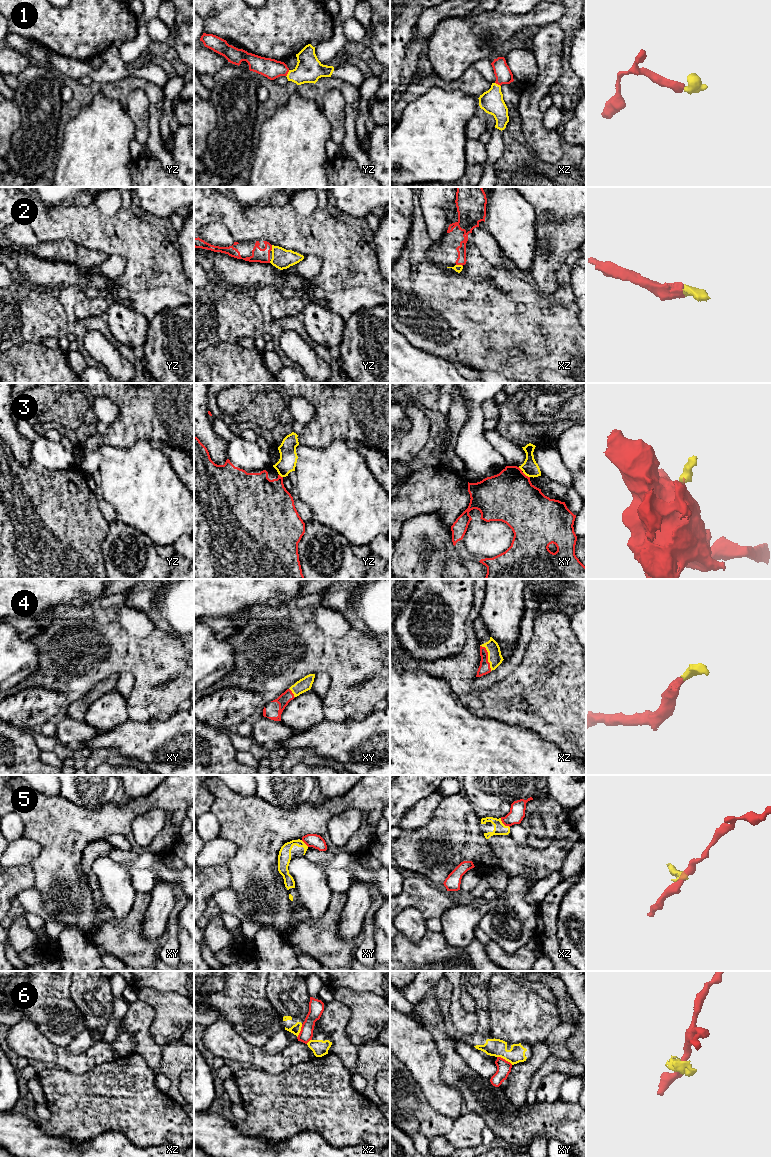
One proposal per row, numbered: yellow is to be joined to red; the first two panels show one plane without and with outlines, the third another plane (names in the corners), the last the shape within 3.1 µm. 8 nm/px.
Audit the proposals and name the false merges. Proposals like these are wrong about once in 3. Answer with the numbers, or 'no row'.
3, 5, 6

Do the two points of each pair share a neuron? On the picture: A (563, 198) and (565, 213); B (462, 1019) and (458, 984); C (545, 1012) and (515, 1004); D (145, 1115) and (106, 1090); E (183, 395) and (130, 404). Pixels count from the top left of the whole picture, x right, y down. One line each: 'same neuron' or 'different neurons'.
A: same neuron
B: same neuron
C: same neuron
D: same neuron
E: same neuron

